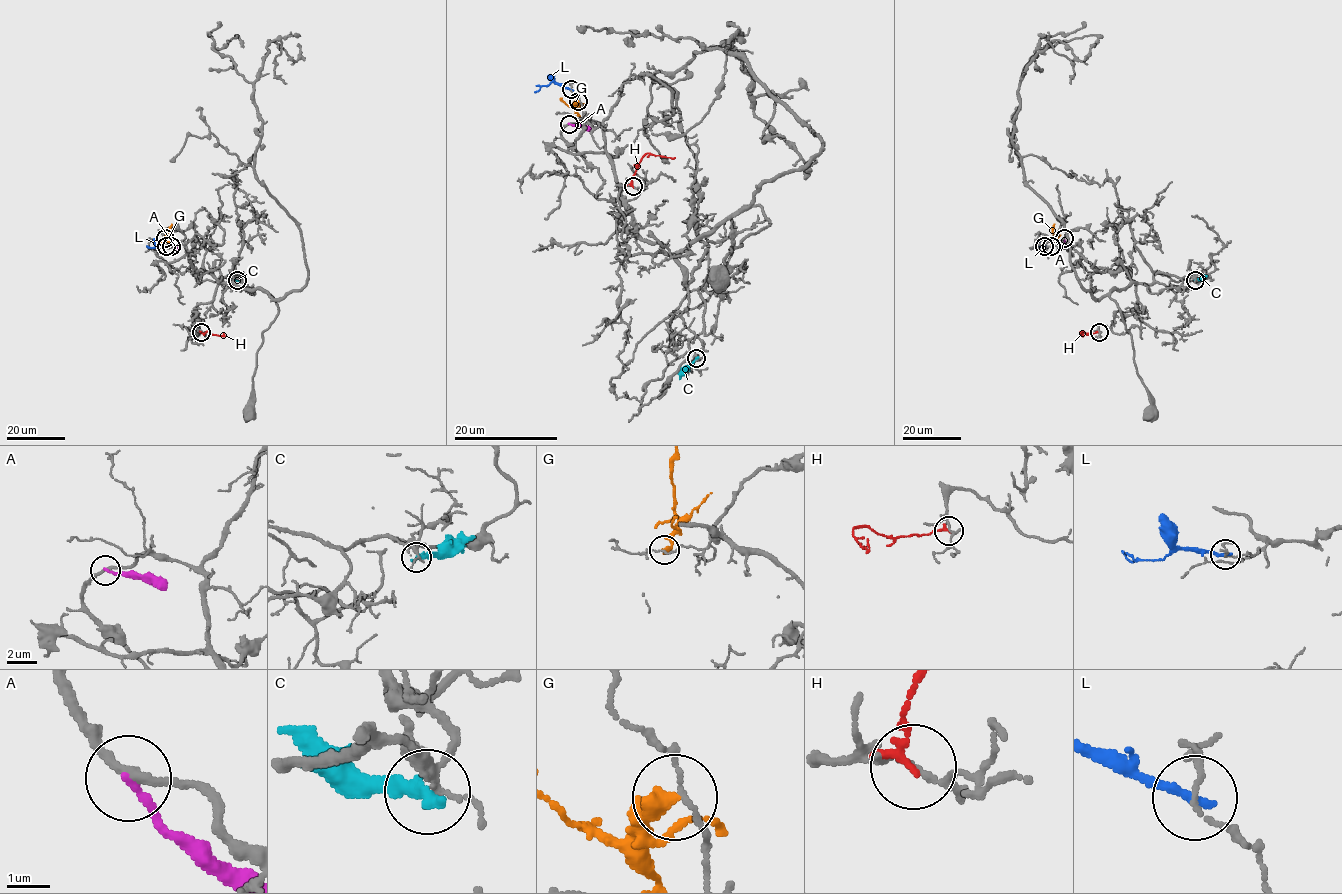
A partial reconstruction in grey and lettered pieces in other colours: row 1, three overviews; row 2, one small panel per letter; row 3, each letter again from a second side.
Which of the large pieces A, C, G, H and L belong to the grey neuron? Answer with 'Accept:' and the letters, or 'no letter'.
Accept: no letter

